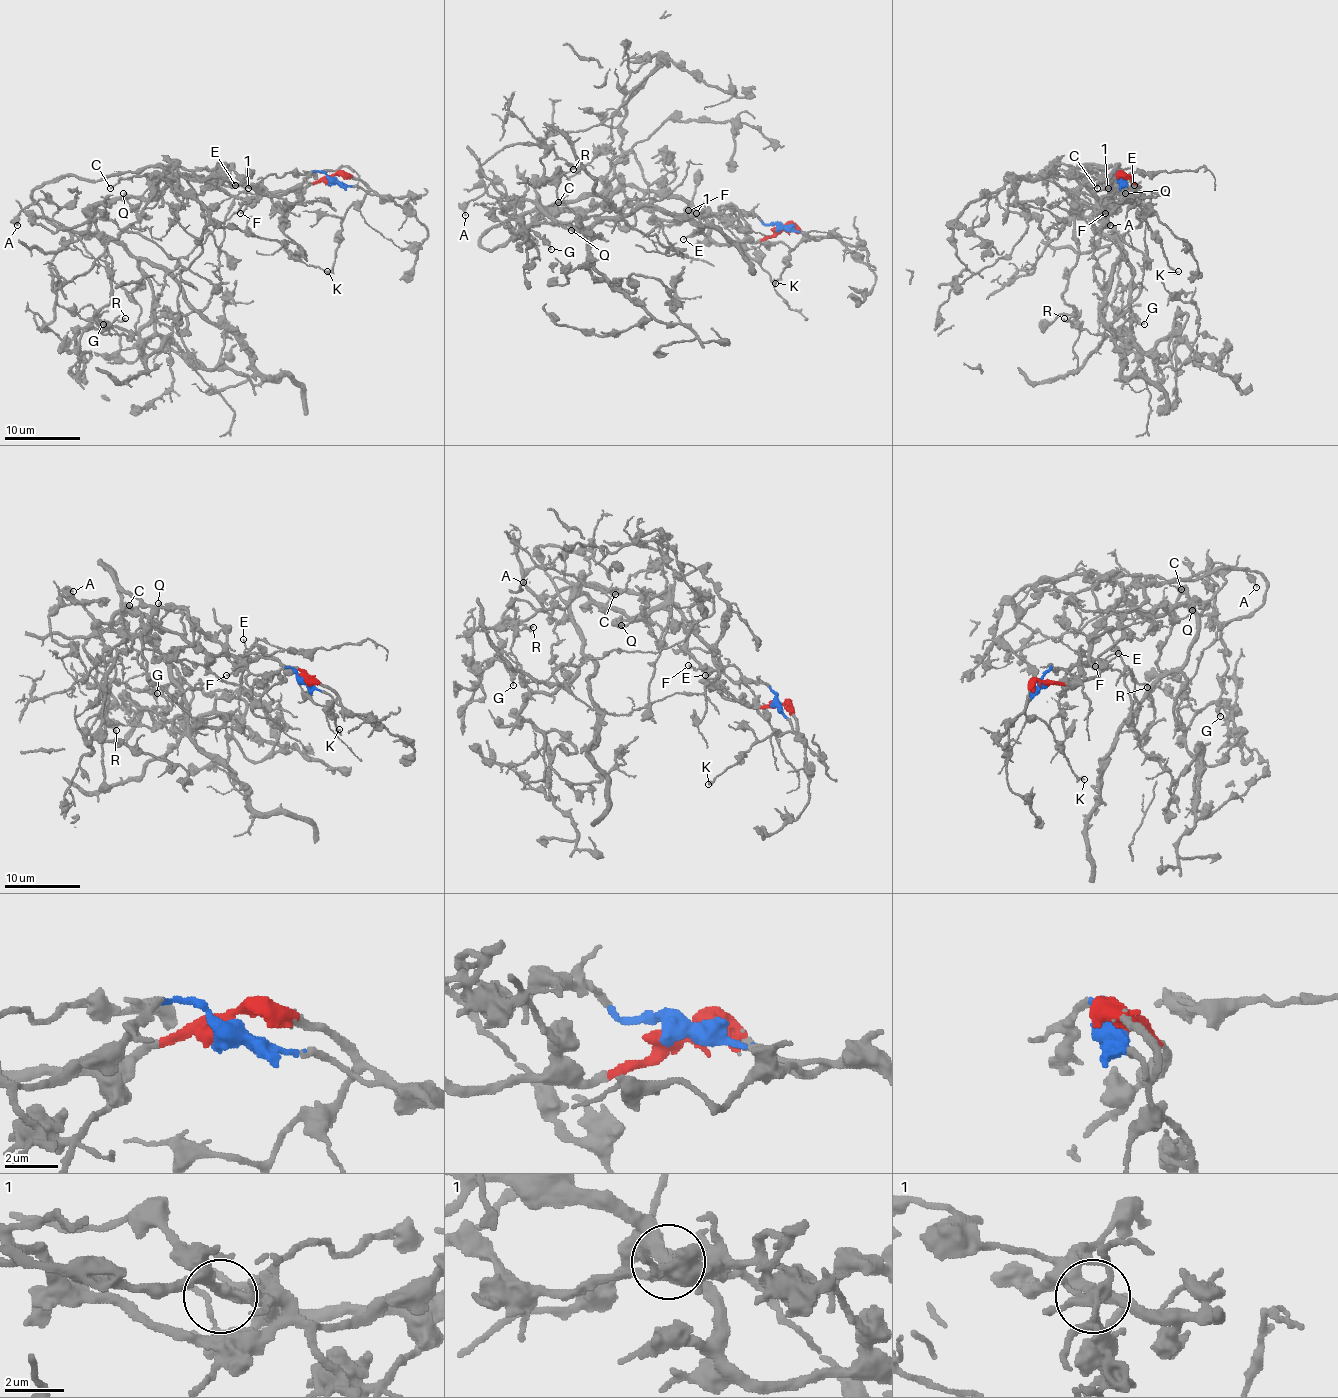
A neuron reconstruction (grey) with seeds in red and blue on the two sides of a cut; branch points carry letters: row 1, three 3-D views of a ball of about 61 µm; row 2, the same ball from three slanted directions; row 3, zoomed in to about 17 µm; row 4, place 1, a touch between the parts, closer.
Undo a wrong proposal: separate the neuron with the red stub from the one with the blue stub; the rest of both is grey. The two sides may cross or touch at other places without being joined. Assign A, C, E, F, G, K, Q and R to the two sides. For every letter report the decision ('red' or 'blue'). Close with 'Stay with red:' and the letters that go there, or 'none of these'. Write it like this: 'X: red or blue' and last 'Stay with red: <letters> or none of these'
A: red
C: blue
E: red
F: blue
G: blue
K: red
Q: red
R: blue
Stay with red: A, E, K, Q

